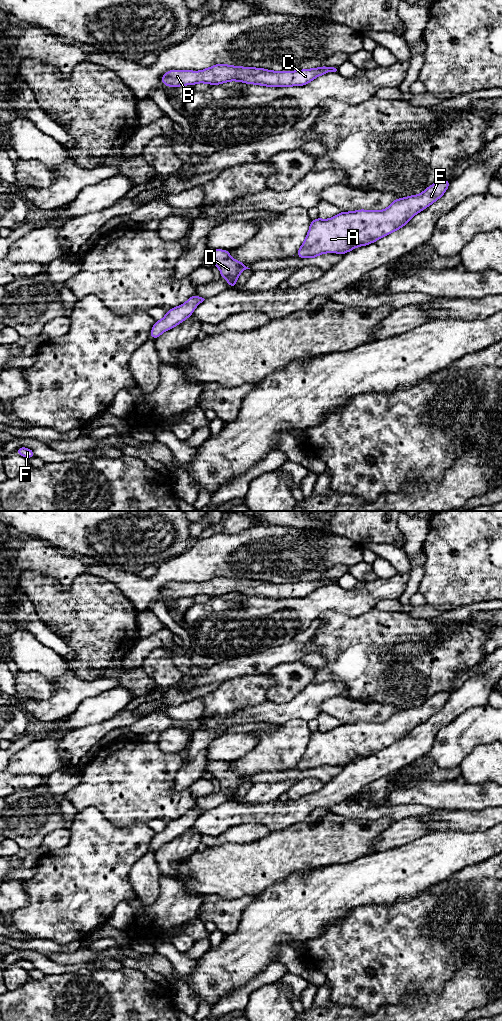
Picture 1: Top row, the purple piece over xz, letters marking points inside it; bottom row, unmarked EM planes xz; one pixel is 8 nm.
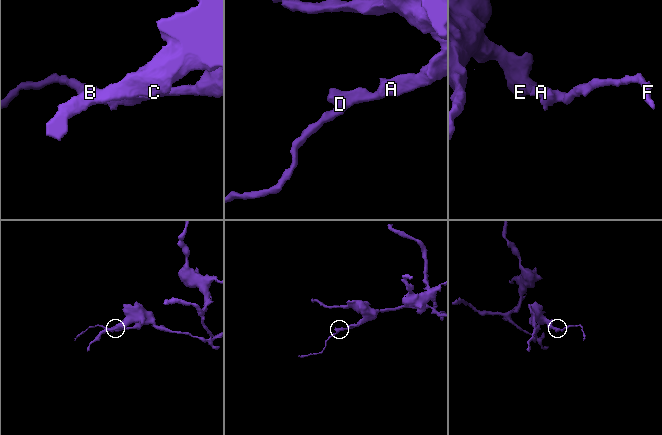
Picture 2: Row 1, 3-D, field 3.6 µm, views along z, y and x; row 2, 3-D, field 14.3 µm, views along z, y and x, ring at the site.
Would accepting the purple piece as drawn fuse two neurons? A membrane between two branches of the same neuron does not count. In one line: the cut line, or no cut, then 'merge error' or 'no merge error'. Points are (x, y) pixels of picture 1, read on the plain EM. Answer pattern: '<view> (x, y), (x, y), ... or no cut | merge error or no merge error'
no cut | no merge error

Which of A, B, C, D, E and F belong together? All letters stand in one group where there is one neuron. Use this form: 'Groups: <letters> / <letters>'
Groups: A B C D E F

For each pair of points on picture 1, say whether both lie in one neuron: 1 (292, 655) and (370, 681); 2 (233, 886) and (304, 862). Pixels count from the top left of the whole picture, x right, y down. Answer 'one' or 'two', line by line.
1: two
2: one

